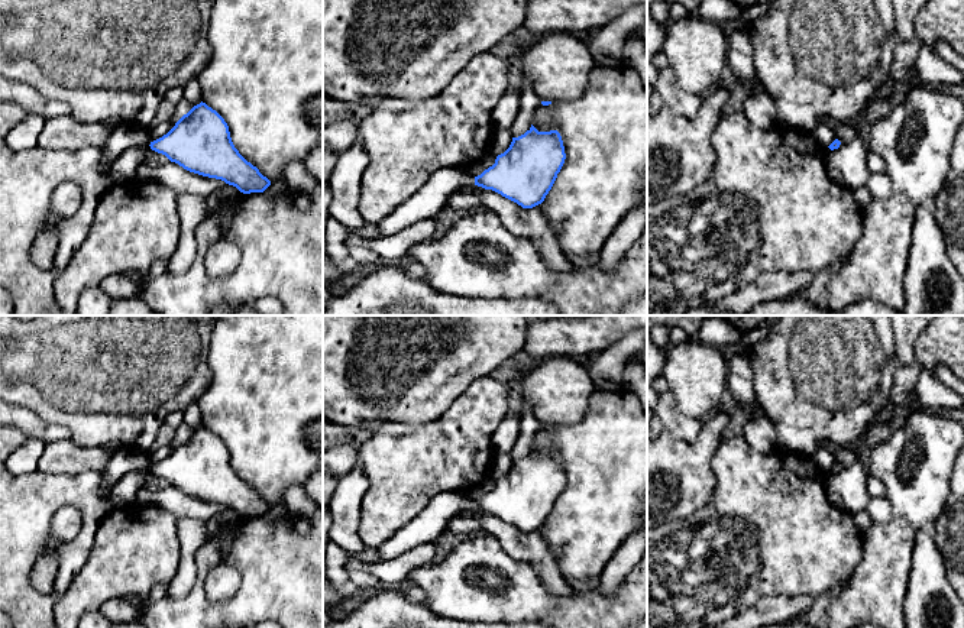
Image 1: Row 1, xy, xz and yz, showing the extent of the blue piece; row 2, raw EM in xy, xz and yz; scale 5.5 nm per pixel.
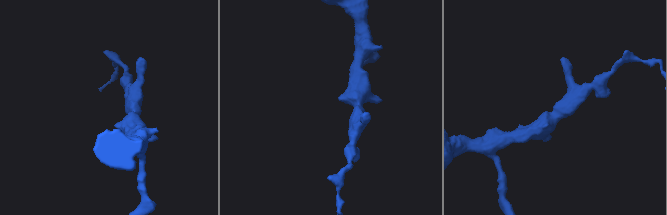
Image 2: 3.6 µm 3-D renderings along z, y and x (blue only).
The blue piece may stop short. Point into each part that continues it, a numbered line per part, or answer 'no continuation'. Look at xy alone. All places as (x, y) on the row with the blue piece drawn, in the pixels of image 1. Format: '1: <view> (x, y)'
1: xy (125, 136)

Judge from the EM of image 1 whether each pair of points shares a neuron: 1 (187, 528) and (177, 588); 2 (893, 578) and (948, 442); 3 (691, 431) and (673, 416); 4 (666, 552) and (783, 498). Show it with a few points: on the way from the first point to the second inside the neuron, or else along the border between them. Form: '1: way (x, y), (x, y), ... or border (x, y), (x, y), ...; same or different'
1: way (187, 543), (187, 573); same
2: way (893, 544), (915, 505), (918, 475); same
3: way (686, 429), (678, 420); same
4: way (695, 536), (731, 536), (749, 531), (754, 525); same

